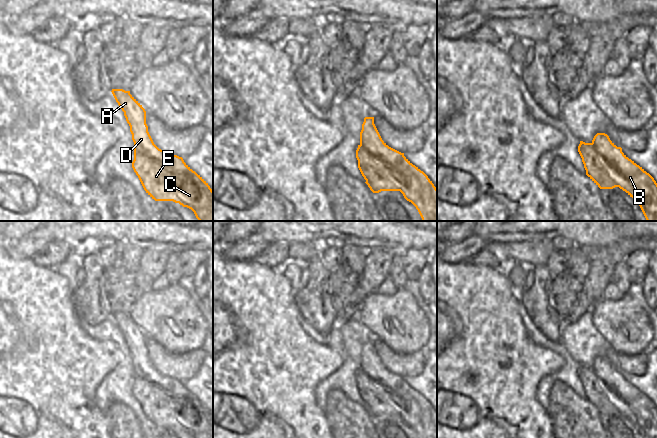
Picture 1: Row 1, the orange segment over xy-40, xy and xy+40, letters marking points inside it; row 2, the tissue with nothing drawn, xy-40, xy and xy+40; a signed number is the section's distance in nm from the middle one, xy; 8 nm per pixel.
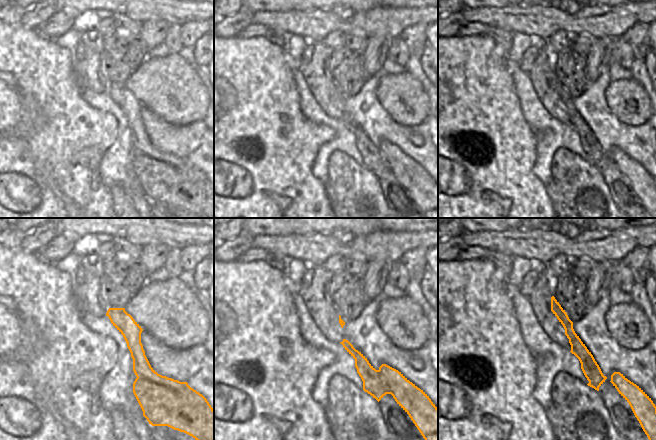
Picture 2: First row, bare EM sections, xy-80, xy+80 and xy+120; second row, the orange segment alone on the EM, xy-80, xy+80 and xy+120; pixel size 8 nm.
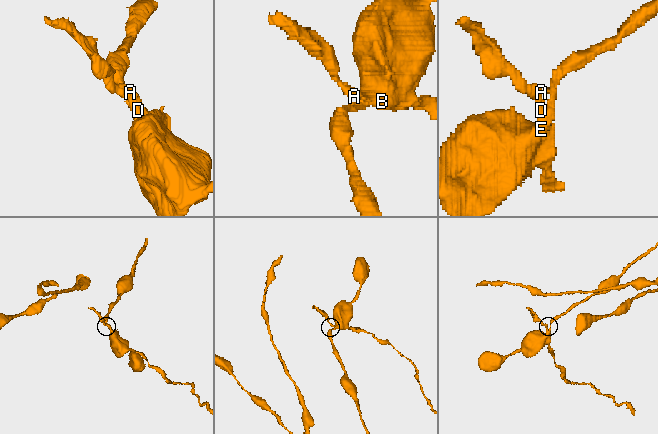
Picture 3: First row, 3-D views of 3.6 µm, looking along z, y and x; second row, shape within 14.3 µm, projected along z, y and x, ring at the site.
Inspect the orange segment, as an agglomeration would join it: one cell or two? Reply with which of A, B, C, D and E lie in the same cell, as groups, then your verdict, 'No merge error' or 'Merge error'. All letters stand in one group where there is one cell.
Groups: A B D / C E. Merge error.

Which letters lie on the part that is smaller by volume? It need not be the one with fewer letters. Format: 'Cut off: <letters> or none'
Cut off: A, B, D

